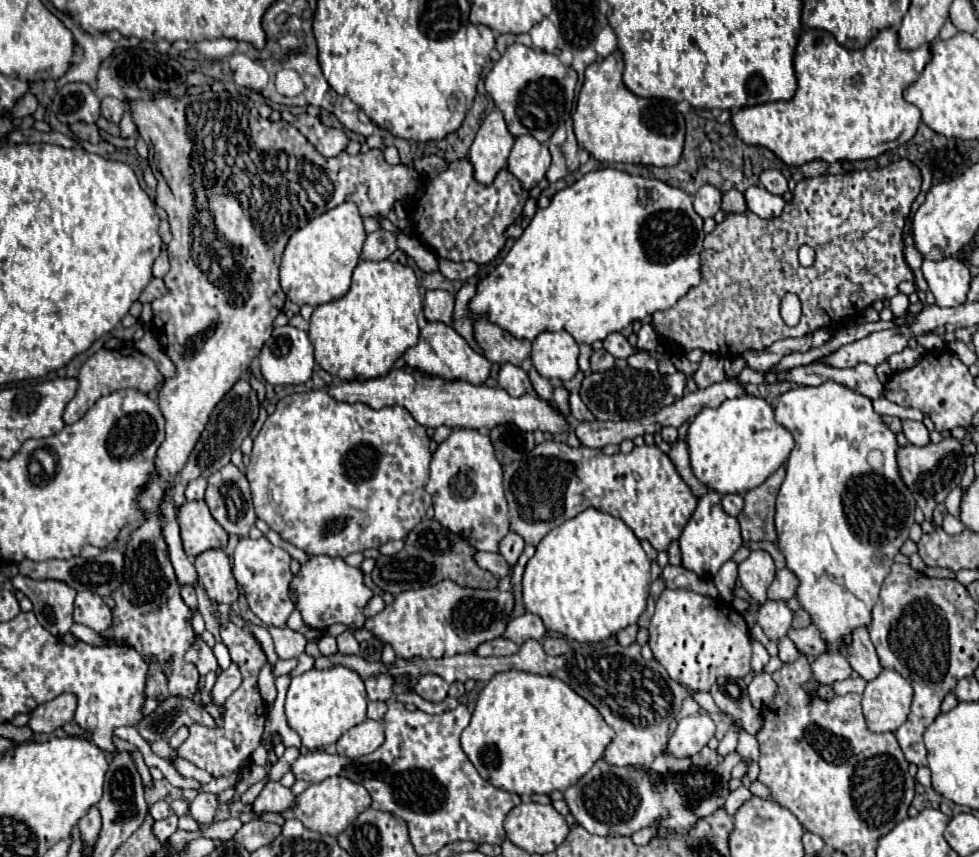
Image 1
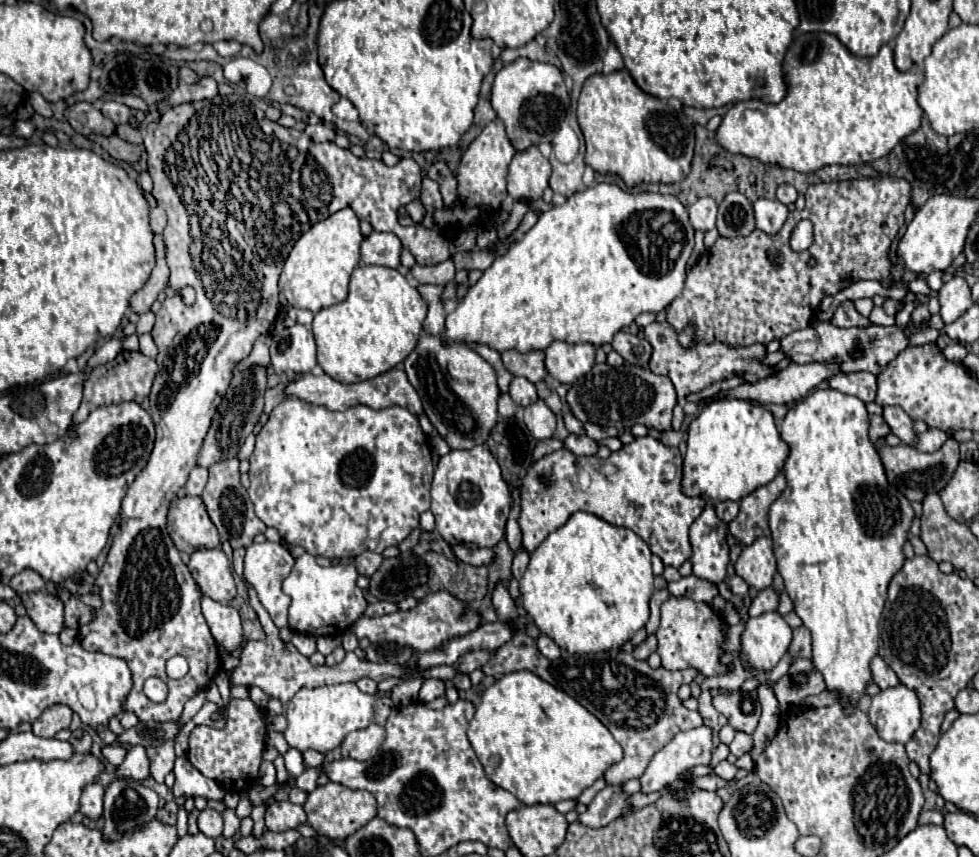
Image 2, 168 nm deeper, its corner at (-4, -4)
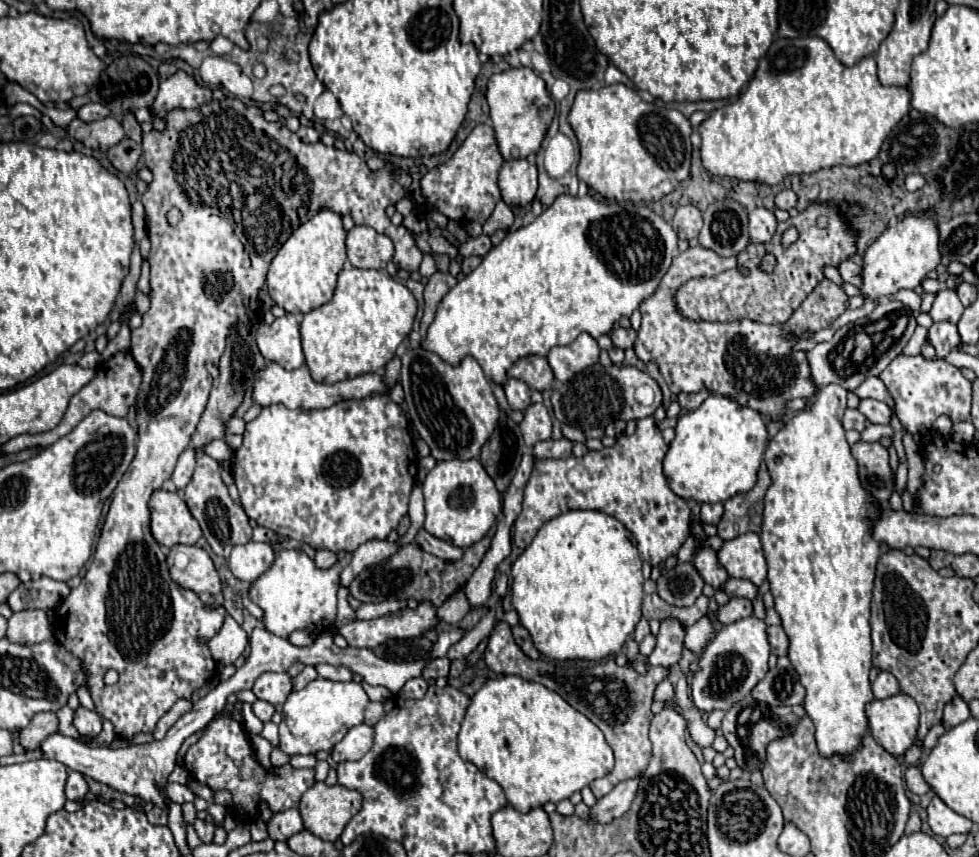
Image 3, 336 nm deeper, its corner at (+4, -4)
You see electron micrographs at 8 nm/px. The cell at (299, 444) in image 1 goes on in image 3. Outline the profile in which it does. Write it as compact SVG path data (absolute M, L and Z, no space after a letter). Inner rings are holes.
M369 396L363 400L343 400L343 402L333 404L331 408L325 408L325 410L289 410L281 404L271 404L271 406L265 406L255 420L247 422L247 428L243 434L243 444L241 444L241 448L237 448L231 468L233 468L235 484L239 488L241 506L245 508L247 516L253 518L259 526L269 528L285 538L293 538L301 544L307 544L313 550L355 552L361 544L365 544L369 540L385 540L389 536L389 532L395 530L399 526L399 522L407 516L409 496L411 496L415 476L417 476L417 452L415 452L413 440L411 440L409 430L407 430L405 412L389 396Z

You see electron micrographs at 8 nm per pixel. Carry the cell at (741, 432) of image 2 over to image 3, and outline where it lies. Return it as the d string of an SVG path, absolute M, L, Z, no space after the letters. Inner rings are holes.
M709 396L697 410L679 416L675 440L663 460L663 472L669 488L697 502L725 502L735 494L749 492L757 482L757 470L763 460L769 436L759 412L737 406L727 396Z

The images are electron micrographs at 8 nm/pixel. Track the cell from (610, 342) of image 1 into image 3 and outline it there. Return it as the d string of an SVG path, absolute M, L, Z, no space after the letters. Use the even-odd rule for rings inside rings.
M615 328L609 336L613 340L613 346L617 346L621 350L629 350L629 348L633 348L637 332L633 328L627 328L627 330L625 328Z

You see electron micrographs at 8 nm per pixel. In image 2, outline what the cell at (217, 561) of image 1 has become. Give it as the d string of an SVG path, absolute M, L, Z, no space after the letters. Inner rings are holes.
M221 548L195 550L187 568L205 596L225 604L235 598L235 580L231 564Z

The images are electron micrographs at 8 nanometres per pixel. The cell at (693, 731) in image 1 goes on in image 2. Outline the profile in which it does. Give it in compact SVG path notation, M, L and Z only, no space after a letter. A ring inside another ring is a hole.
M701 726L701 728L693 728L687 732L679 732L665 748L661 748L653 760L649 762L647 770L641 774L639 782L641 782L641 792L643 794L651 794L651 792L659 792L661 788L665 788L669 782L675 782L681 772L697 766L697 764L711 764L711 750L713 750L713 742L711 742L711 728Z

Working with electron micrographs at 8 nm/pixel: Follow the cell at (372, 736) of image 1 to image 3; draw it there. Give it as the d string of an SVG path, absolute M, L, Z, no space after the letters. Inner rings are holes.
M359 724L359 726L353 726L345 734L345 738L335 744L331 758L335 762L361 760L371 746L373 746L373 728L369 724Z

